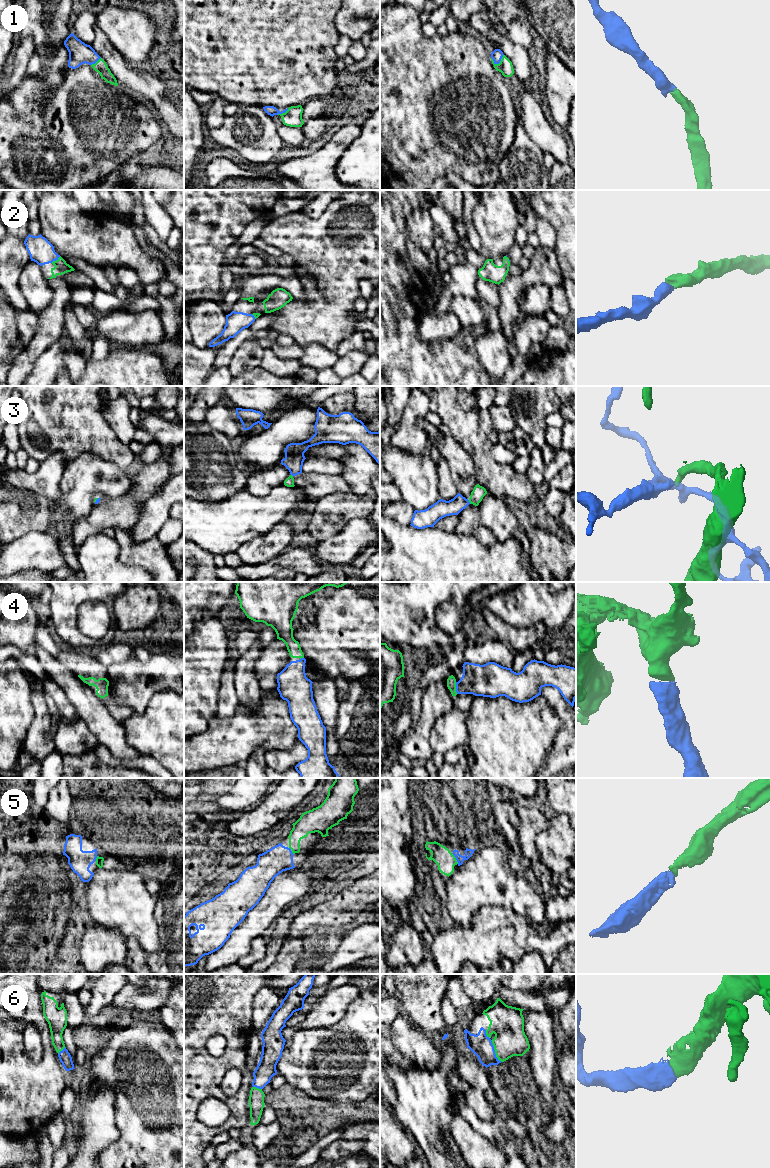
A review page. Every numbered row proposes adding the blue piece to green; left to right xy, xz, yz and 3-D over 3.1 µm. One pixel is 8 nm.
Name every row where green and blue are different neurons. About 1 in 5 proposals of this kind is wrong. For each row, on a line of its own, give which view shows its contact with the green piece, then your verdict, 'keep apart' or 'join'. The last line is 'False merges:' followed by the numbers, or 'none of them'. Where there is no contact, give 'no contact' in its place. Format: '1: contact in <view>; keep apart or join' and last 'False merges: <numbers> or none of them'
1: contact in yz; join
2: contact in xy; join
3: contact in yz; join
4: contact in yz; join
5: contact in yz; join
6: contact in yz; join
False merges: none of them

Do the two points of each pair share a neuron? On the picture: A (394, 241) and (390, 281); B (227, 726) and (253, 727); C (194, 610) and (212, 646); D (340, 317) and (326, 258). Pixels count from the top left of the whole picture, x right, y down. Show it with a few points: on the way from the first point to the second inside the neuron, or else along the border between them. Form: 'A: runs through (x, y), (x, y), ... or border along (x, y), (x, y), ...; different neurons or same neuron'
A: runs through (390, 251), (390, 271); same neuron
B: runs through (233, 727), (247, 727); same neuron
C: border along (216, 614), (205, 612), (194, 625); different neurons
D: runs through (331, 302), (330, 276), (327, 273); same neuron

